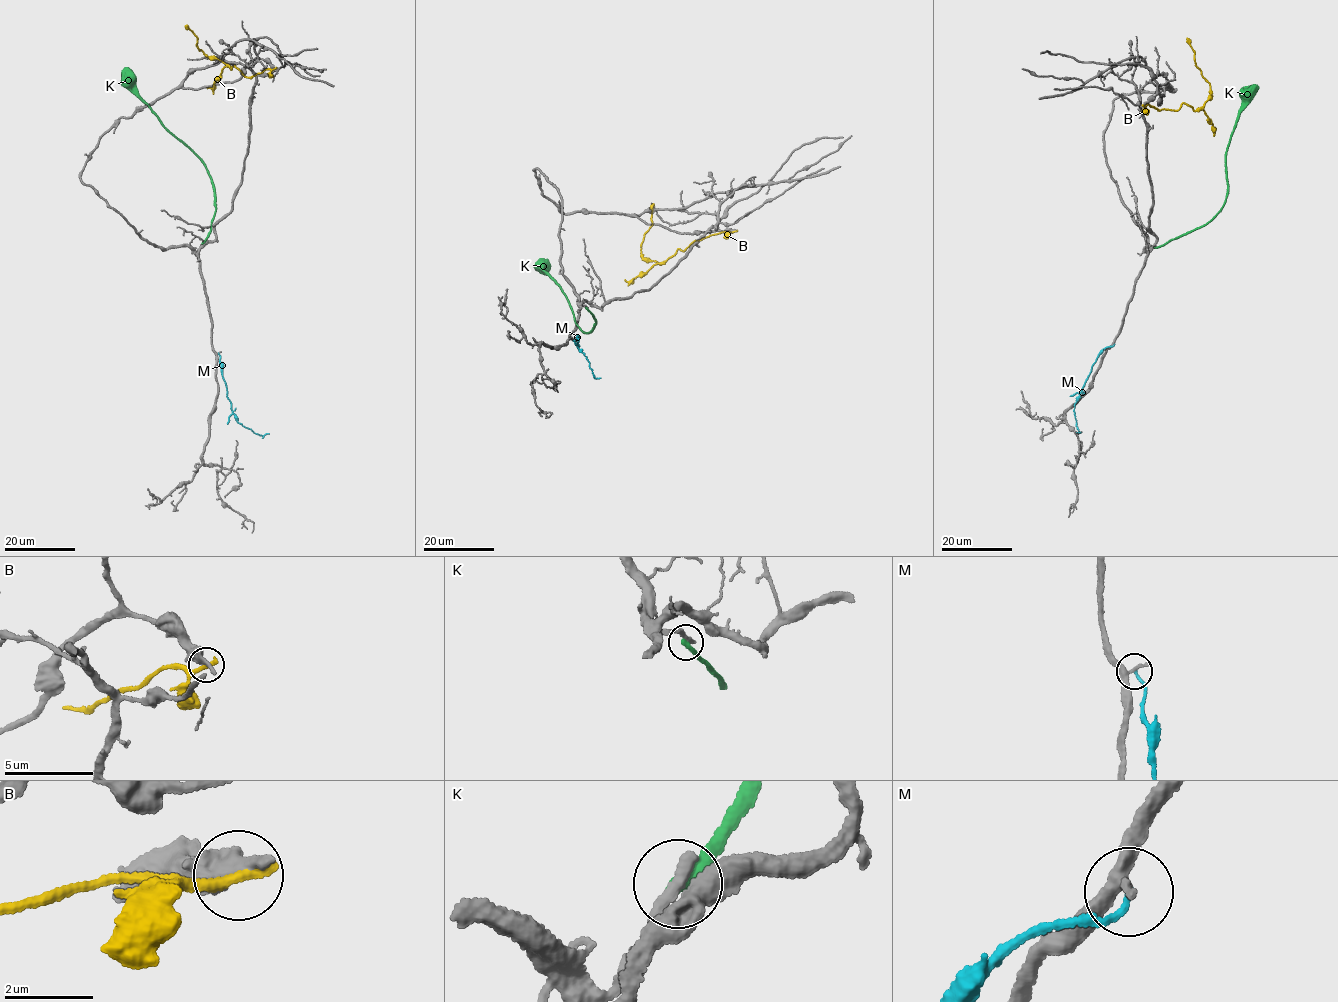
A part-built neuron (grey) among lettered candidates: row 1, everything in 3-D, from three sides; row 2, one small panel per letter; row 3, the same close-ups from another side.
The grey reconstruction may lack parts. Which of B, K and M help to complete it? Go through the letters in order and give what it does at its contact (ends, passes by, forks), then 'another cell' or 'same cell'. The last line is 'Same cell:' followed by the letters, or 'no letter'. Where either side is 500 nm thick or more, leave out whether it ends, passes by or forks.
B: another cell
K: it ends there; another cell
M: it ends there; another cell
Same cell: no letter

